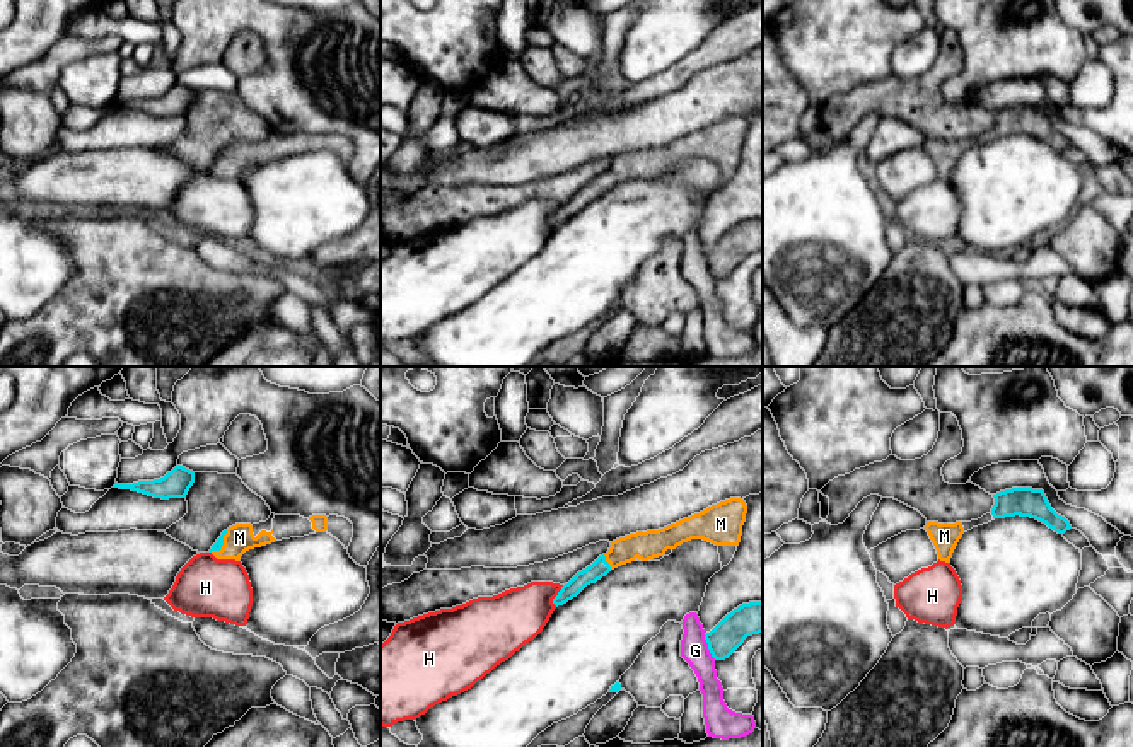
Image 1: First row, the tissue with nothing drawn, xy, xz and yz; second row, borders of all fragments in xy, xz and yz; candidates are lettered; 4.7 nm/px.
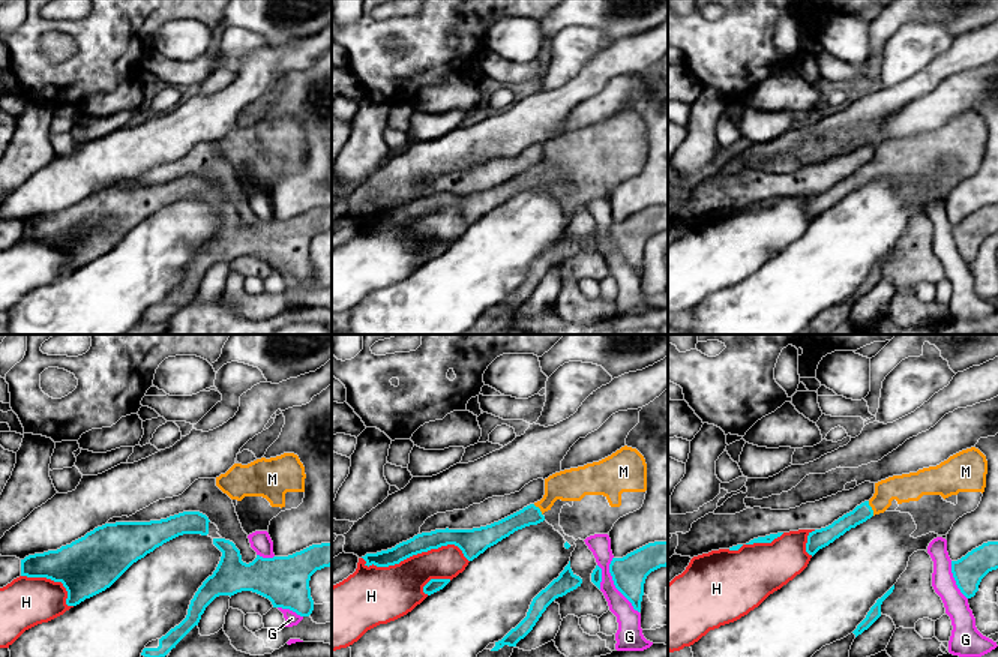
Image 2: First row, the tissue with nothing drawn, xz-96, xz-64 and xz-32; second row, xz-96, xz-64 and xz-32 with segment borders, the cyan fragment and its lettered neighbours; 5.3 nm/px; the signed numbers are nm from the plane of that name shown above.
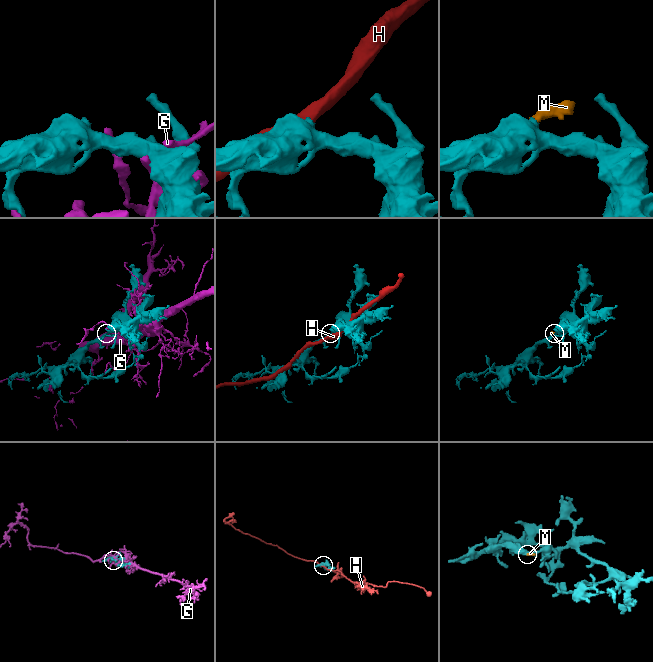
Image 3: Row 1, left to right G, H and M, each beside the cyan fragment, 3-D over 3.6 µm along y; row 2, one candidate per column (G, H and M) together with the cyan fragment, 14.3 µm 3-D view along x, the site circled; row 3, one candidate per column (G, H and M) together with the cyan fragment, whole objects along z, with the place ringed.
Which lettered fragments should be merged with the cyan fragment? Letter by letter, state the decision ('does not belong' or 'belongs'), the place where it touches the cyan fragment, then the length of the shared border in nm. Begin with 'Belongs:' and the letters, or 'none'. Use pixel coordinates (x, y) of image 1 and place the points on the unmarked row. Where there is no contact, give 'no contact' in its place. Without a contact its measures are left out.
Belongs: M
G: does not belong | xz (708, 265) | 130 nm
H: does not belong | xz (557, 214) | 110 nm
M: belongs | xz (606, 179) | 80 nm

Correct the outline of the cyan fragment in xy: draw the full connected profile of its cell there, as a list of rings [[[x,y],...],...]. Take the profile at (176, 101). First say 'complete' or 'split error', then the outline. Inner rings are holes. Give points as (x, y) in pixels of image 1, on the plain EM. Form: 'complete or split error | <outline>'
complete | [[[176,84],[171,90],[167,90],[160,97],[138,99],[133,102],[116,101],[114,106],[131,107],[154,116],[169,118],[169,116],[186,116],[193,101],[195,101],[195,90],[183,84]]]

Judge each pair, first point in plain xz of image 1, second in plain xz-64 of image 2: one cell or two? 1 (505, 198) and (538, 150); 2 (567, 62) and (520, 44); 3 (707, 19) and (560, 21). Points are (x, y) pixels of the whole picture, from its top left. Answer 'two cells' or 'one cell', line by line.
1: one cell
2: two cells
3: two cells

